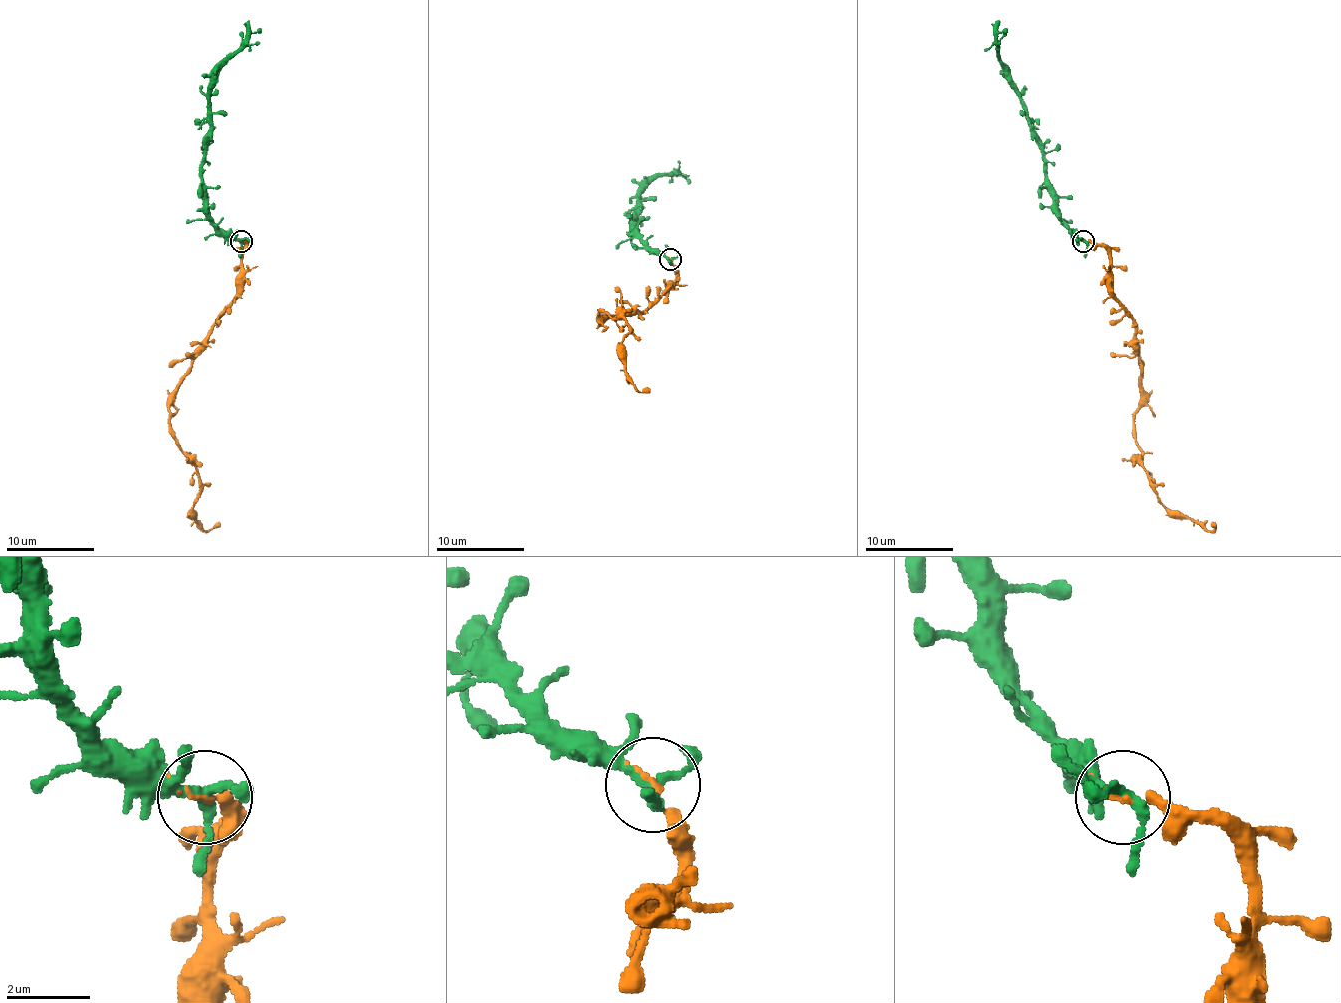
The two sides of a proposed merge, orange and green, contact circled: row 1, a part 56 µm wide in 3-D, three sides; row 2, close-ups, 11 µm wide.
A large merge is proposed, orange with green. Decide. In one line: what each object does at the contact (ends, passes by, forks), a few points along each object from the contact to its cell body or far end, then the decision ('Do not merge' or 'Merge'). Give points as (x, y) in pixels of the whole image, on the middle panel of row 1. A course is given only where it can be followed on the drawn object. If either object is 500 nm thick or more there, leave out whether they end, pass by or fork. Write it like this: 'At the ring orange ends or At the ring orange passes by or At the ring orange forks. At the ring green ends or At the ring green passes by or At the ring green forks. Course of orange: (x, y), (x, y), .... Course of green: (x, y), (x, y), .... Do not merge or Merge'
At the ring orange ends. At the ring green forks. Course of orange: (671, 260), (668, 289), (642, 311), (600, 311), (629, 324), (624, 375), (649, 388). Course of green: (671, 260), (655, 253), (635, 233), (631, 222), (640, 209), (640, 194), (657, 176), (675, 174), (691, 183). Merge

